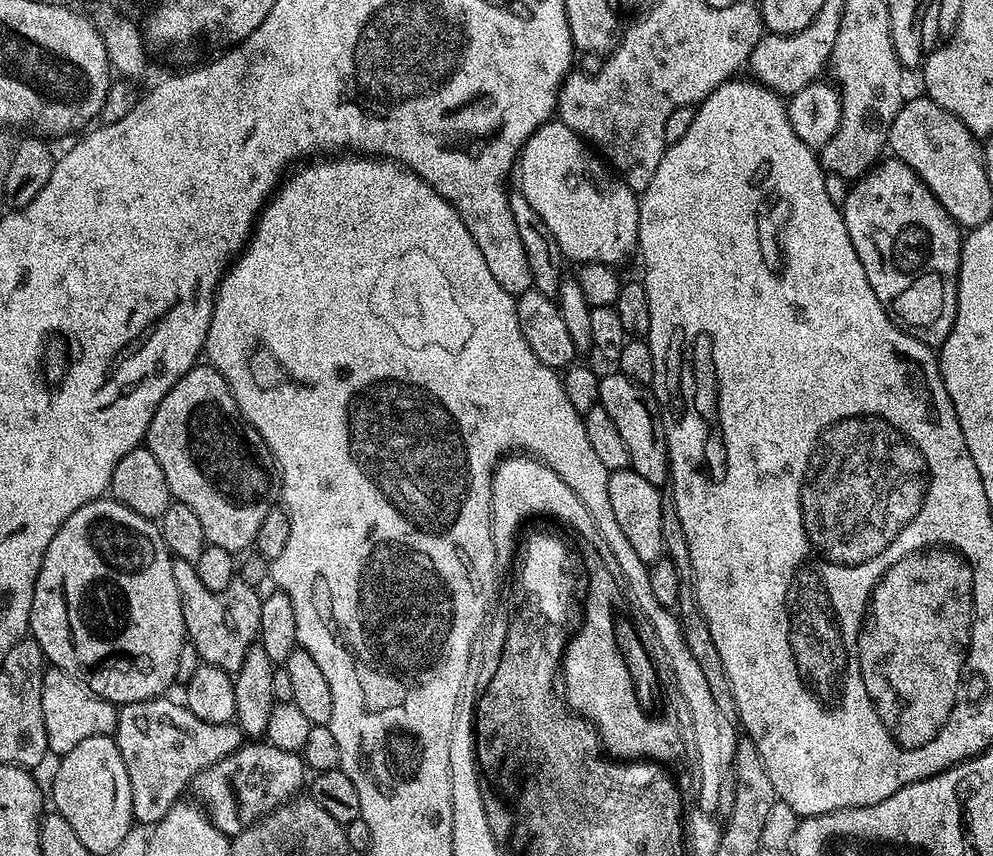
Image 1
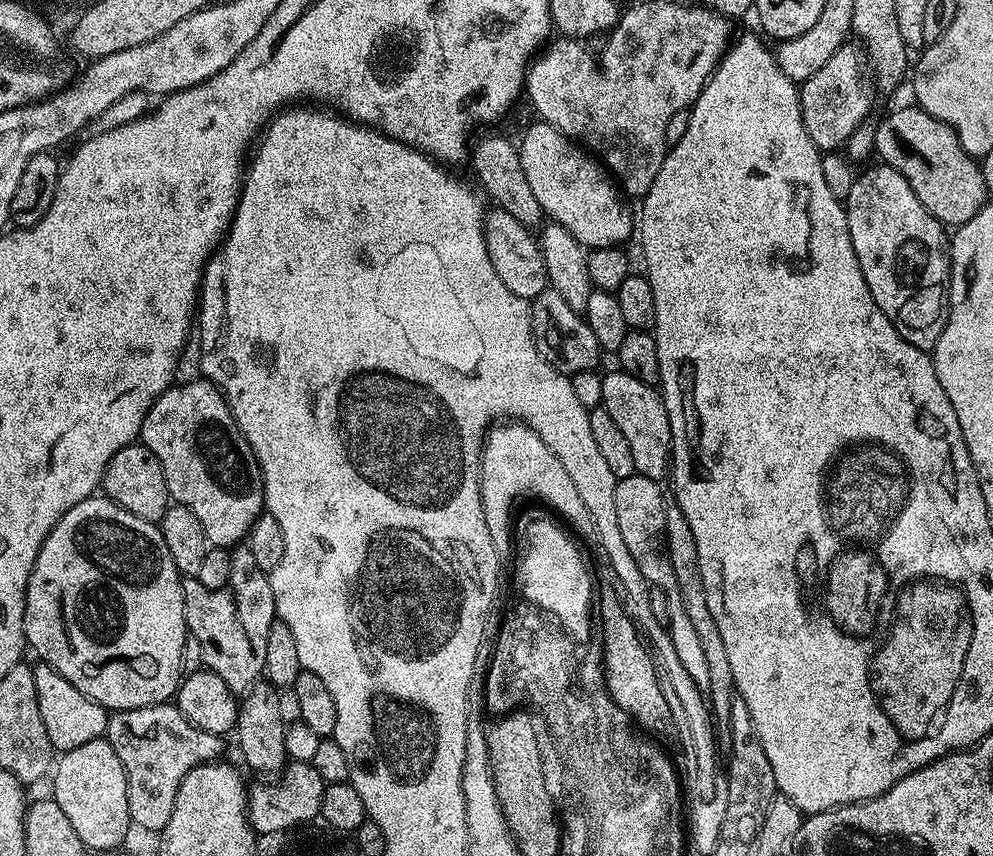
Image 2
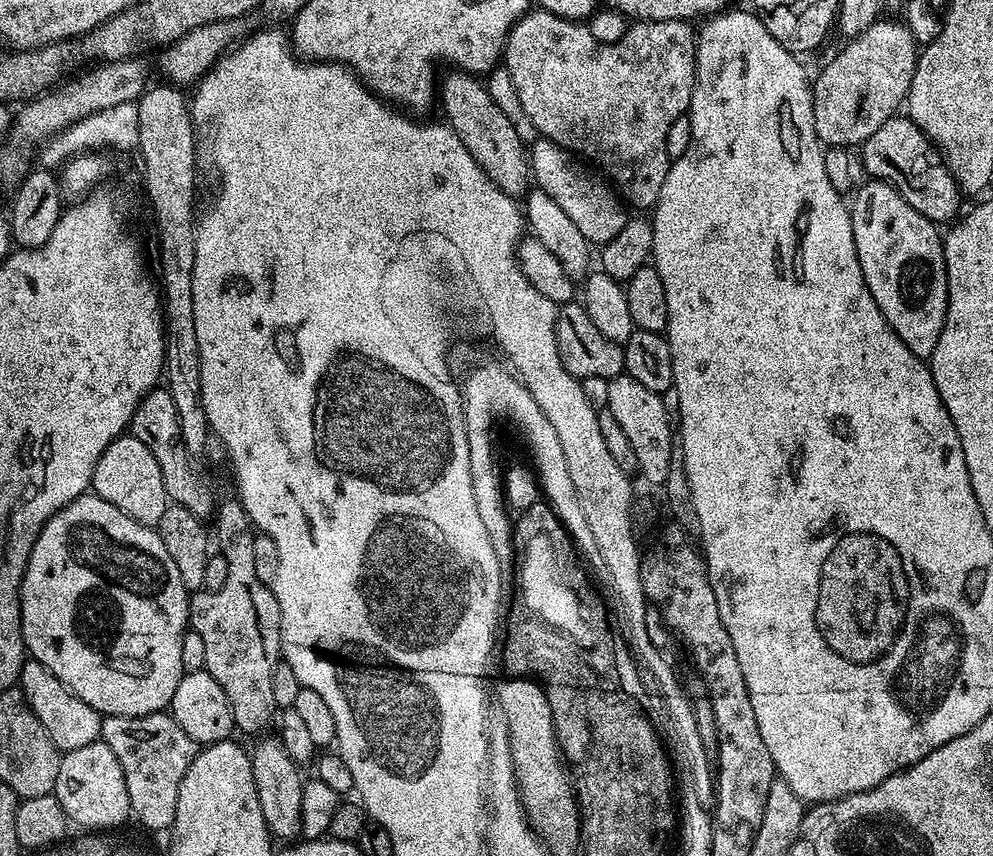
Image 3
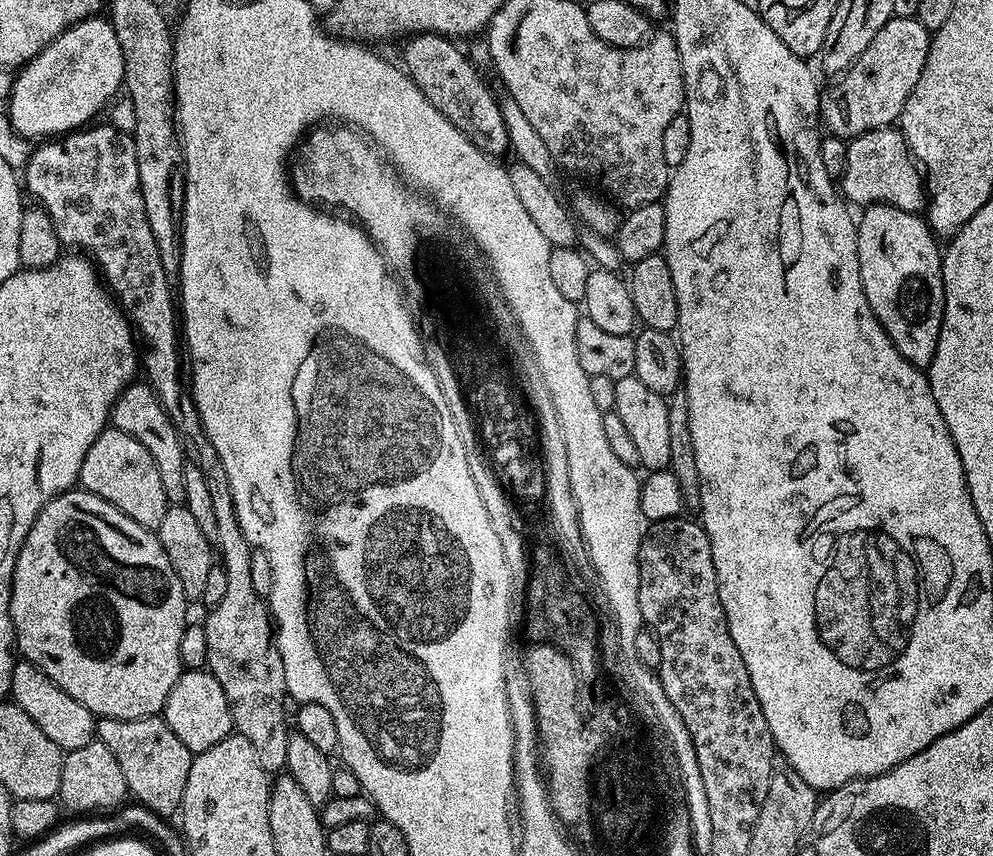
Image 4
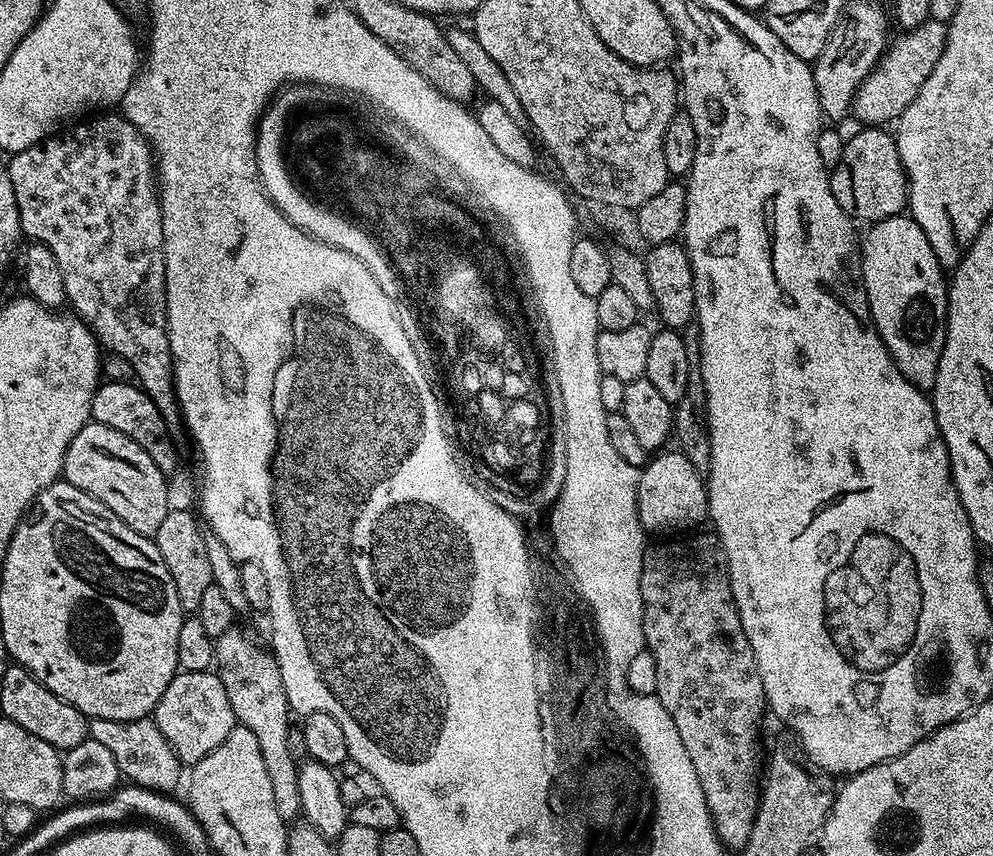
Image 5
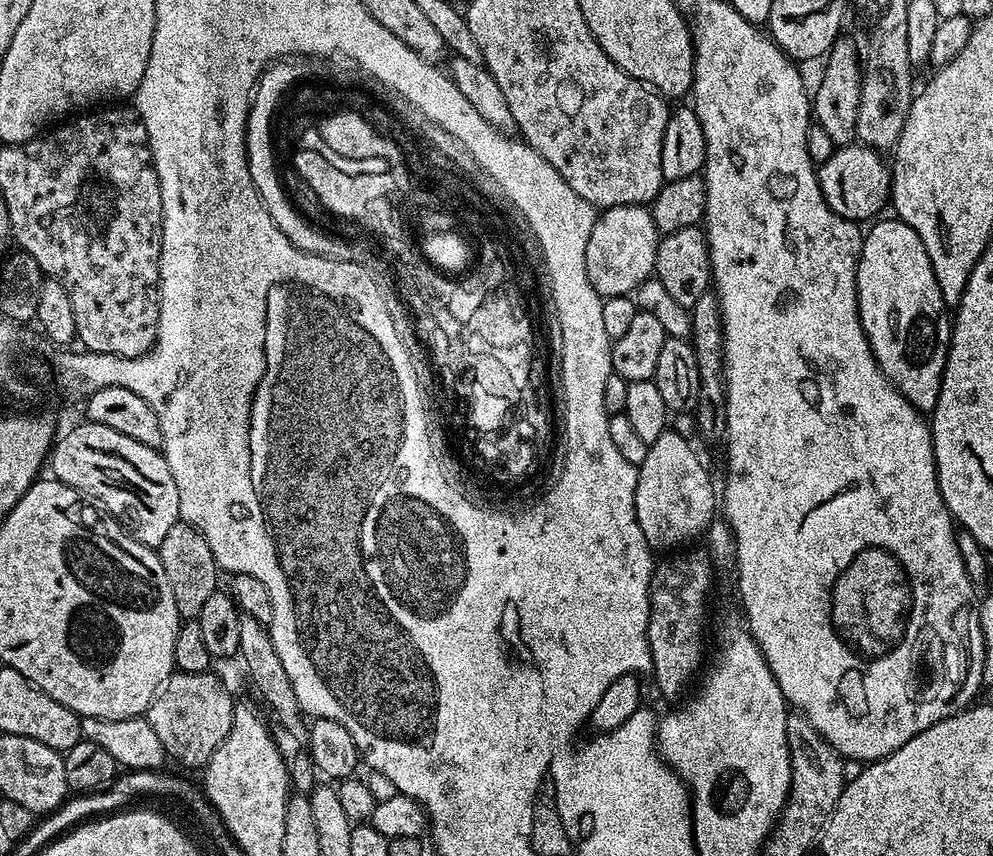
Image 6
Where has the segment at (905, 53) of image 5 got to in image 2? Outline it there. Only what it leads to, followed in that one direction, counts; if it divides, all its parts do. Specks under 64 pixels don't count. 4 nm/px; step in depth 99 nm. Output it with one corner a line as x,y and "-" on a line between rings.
844,43
834,54
834,58
830,58
830,62
826,62
826,66
818,70
818,74
799,85
802,122
806,122
806,134
810,134
816,147
824,154
843,149
854,130
858,130
861,124
869,119
868,111
872,108
873,85
870,80
868,85
863,72
866,56
855,43
853,44

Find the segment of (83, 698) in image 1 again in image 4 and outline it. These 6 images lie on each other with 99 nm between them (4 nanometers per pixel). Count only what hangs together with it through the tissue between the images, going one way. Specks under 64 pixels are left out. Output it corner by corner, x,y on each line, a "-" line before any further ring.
17,659
10,674
10,700
11,703
22,706
22,710
26,710
30,718
34,718
38,730
42,730
42,734
46,734
46,738
50,738
50,742
54,742
54,746
58,746
65,754
82,750
82,746
96,739
97,717
86,710
82,702
70,698
66,690
59,688
45,672
38,670
38,666
26,659

